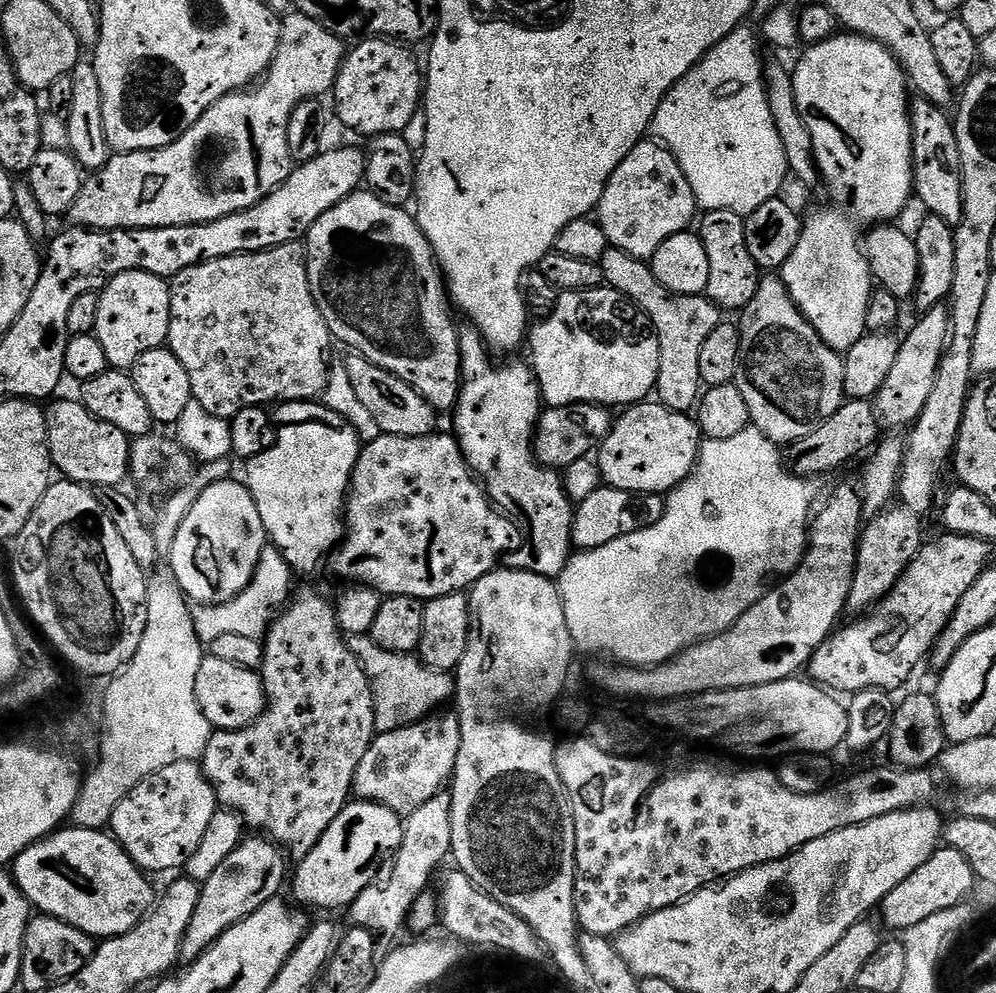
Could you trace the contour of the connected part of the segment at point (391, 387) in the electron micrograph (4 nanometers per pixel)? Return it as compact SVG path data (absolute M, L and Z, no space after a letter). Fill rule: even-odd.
M352 354L349 357L342 365L350 376L350 385L354 386L355 397L363 403L367 412L371 413L383 435L418 438L433 435L437 431L437 409L433 408L430 402L426 402L426 398L422 398L422 394L418 394L414 386L402 382L402 378L390 374L365 356Z

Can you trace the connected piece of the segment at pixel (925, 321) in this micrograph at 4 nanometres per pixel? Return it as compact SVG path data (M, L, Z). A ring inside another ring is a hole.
M944 304L934 306L919 319L920 321L902 336L898 358L894 361L886 382L882 382L882 390L874 398L876 414L885 429L904 427L907 429L916 423L916 419L926 406L926 398L930 398L930 390L934 390L938 366L942 362L944 349L948 346L950 312Z

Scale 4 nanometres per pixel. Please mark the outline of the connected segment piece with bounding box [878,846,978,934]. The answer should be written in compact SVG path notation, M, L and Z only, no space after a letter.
M941 846L932 857L922 862L922 866L918 866L918 870L914 870L914 874L910 874L910 878L906 878L906 882L902 882L902 886L894 886L894 890L886 894L878 909L878 915L884 919L885 929L893 928L896 931L893 933L903 934L908 928L933 917L939 911L950 910L956 904L965 903L972 887L977 887L977 884L970 862L966 862L966 858L958 854L958 850Z

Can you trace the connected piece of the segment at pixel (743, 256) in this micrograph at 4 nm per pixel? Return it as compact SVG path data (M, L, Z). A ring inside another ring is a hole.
M730 210L704 212L698 220L698 235L710 258L710 282L706 295L725 313L743 310L750 298L754 298L762 279L761 268L756 265L754 258L750 258L750 250L746 250L744 222L745 217Z

